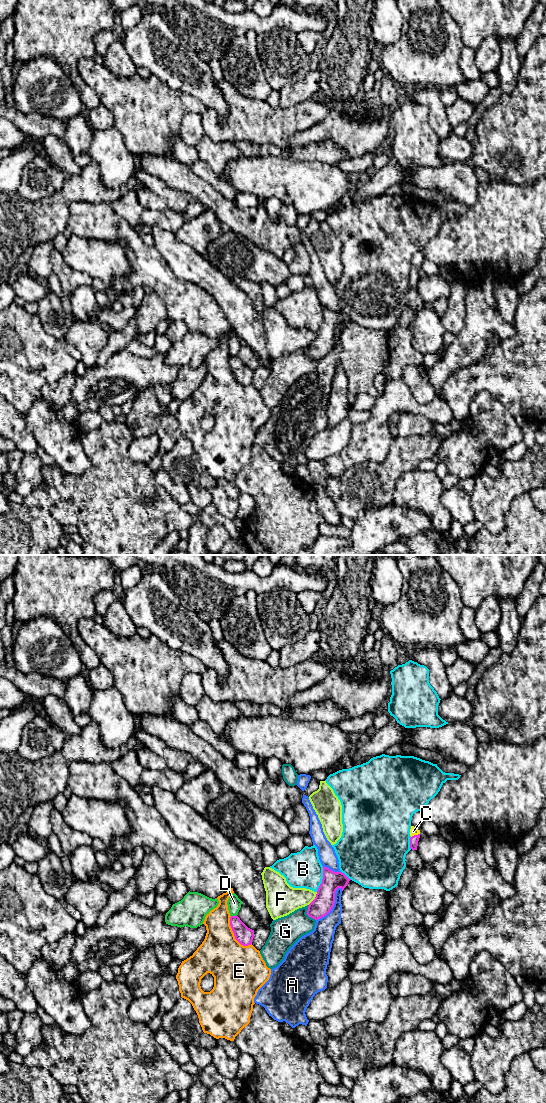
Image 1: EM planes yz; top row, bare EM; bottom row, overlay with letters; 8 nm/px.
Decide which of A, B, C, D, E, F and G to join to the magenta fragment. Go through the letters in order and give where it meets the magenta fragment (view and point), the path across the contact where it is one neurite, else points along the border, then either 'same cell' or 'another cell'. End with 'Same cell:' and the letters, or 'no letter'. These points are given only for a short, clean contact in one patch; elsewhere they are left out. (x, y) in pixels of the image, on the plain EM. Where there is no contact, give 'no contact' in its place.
A: contact yz (333, 345); another cell
B: contact yz (322, 319); another cell
C: contact yz (415, 275); way yz (414, 279), (415, 275), (413, 271); same cell
D: contact yz (233, 356); another cell
E: contact yz (234, 375); another cell
F: contact yz (315, 338); another cell
G: contact yz (307, 354); another cell
Same cell: C

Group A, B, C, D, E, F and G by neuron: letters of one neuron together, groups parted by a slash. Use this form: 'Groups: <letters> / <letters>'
Groups: A / B / C / D / E / F / G

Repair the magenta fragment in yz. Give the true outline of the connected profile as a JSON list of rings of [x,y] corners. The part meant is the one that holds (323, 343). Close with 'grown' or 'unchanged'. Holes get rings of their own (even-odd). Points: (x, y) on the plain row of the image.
[[[323,306],[323,319],[315,339],[309,344],[307,355],[315,360],[326,356],[335,343],[335,332],[338,328],[342,331],[351,319],[344,313],[334,312]]] | unchanged

